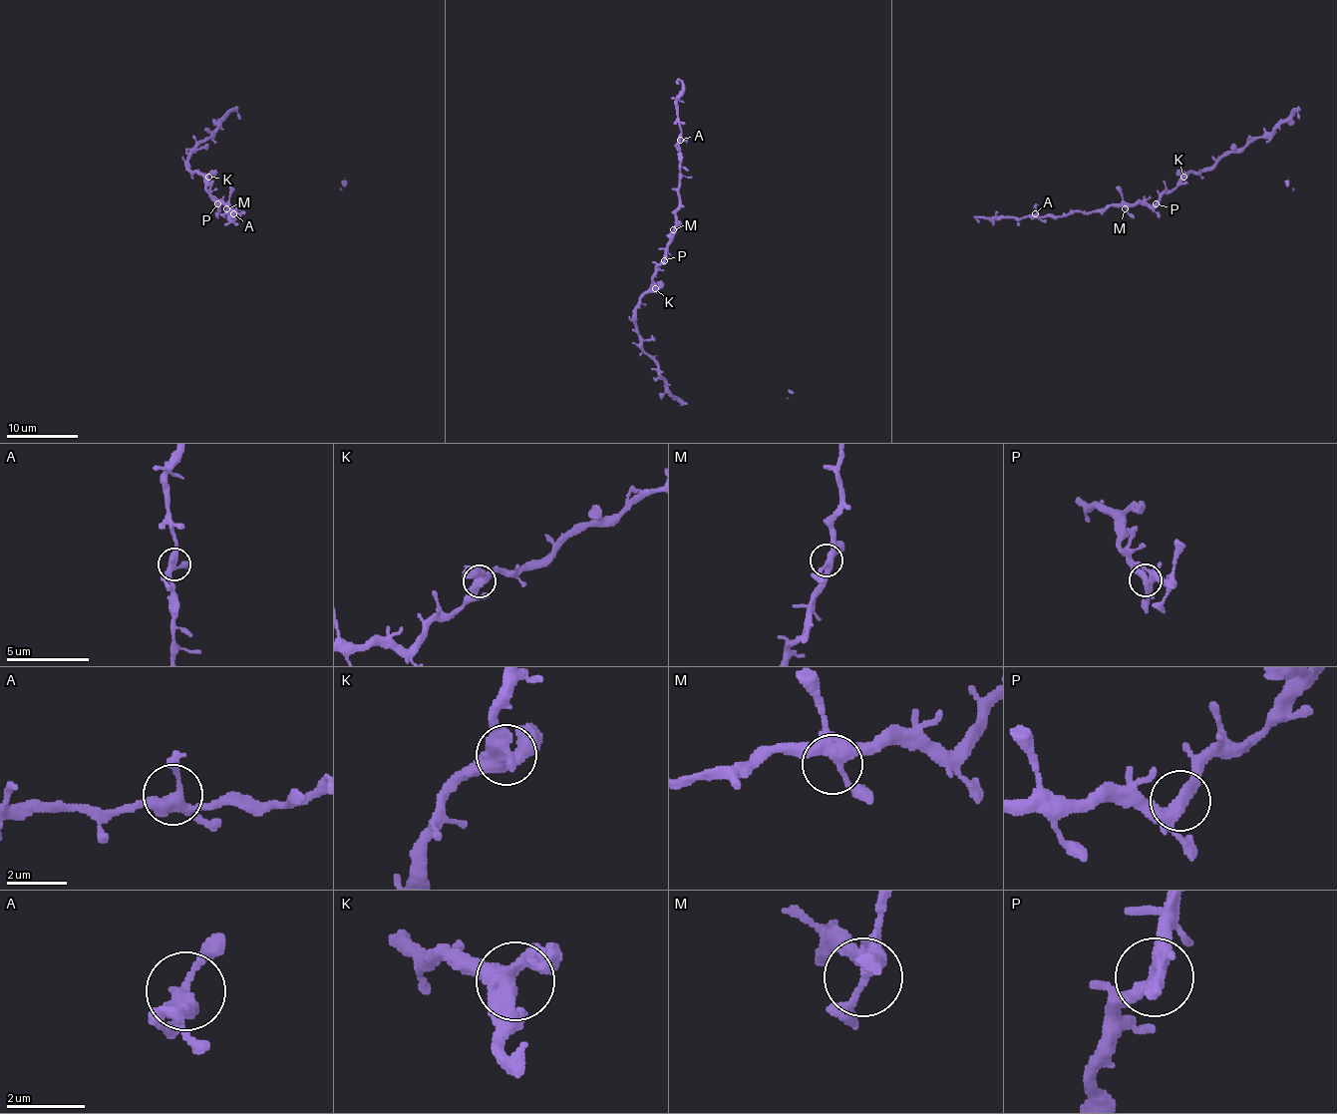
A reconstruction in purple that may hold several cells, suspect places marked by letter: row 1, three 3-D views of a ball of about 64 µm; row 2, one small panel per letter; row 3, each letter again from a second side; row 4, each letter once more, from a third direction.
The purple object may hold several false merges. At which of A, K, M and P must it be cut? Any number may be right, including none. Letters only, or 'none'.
none

